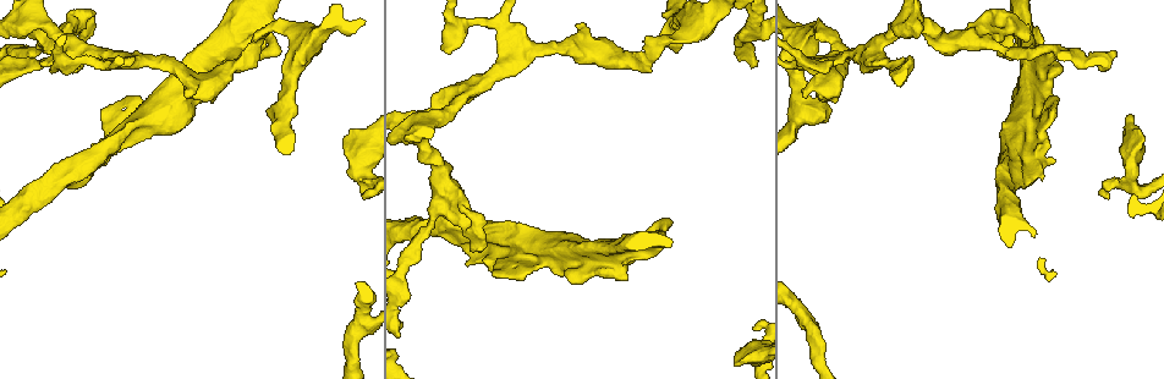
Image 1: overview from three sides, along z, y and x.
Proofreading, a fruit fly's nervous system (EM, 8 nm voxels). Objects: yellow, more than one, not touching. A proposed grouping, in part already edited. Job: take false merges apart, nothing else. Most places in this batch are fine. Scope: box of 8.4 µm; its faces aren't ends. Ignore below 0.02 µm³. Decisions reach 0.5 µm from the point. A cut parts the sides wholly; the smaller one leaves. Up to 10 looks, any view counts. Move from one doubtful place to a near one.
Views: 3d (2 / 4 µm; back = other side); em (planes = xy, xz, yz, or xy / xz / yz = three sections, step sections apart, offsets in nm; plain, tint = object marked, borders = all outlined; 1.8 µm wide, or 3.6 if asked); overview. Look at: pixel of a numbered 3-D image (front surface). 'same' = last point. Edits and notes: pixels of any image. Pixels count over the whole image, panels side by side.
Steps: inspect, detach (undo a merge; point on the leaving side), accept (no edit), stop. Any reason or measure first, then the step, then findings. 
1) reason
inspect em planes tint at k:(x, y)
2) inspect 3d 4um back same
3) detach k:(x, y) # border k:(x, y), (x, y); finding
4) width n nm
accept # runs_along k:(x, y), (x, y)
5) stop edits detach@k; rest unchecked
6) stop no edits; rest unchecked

sharp bend
inspect em 3.6um xz step 4 tint at 1:(242, 27)

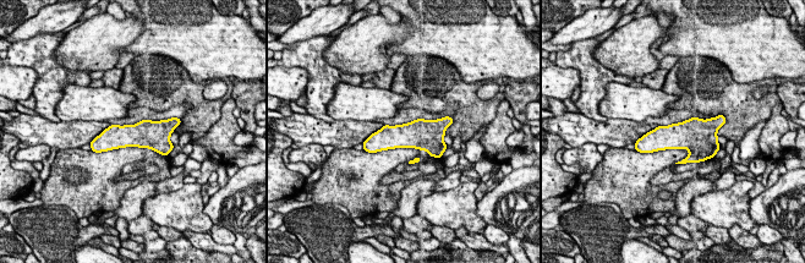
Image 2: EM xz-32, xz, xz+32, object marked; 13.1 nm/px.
width 340 nm
accept # all the same cell

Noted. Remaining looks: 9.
sharp bend
inspect 3d 4um back at 1:(526, 245)

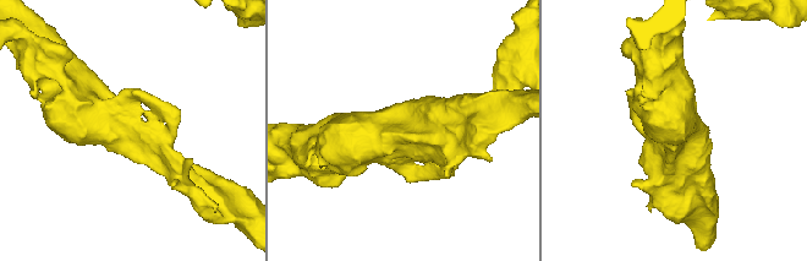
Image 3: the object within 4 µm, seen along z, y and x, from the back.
need the tissue
inspect em 3.6um xy step 4 tint at 3:(128, 134)

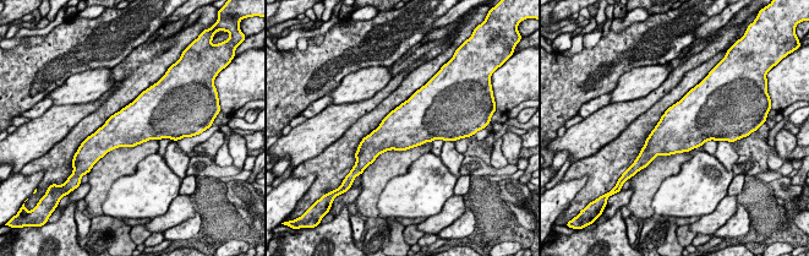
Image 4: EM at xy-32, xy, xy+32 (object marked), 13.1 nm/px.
width 550 nm
accept # continuous, no second cell

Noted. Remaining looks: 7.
a fork
inspect em xz step 16 borders at 1:(71, 63)

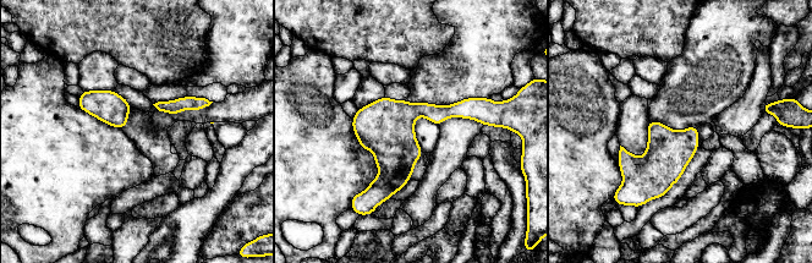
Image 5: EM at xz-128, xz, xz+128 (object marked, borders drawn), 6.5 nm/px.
accept # one cell here

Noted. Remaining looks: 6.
thick turns thin
inspect 3d 4um at 1:(259, 36)

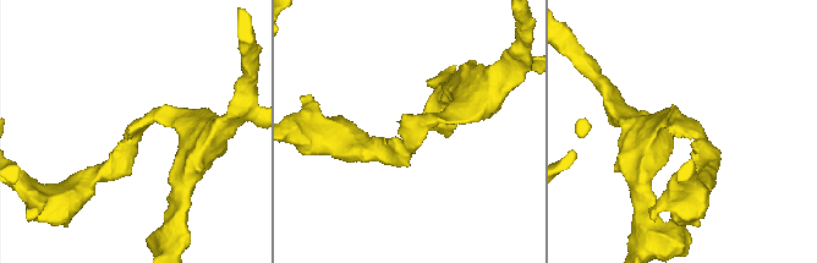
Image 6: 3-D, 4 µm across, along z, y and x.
now the EM
inspect em 3.6um planes tint at 6:(410, 131)

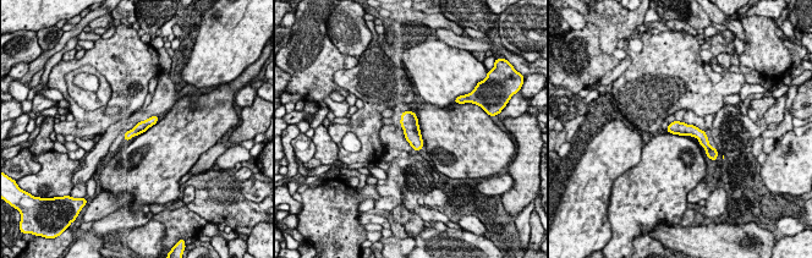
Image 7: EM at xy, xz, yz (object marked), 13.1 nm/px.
accept # runs_along 7:(670, 127), (695, 131), (712, 152); continuous, no second cell

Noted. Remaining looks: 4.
stop no edits; rest unchecked

